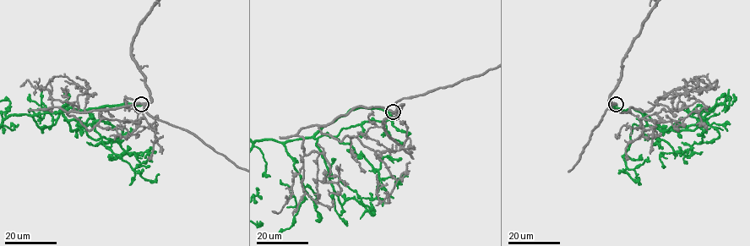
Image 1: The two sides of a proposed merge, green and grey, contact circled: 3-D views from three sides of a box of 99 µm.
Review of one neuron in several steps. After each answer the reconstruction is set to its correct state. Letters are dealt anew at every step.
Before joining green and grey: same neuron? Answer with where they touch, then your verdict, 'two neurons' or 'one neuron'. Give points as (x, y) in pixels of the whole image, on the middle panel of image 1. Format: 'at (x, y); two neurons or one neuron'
at (393, 112); two neurons

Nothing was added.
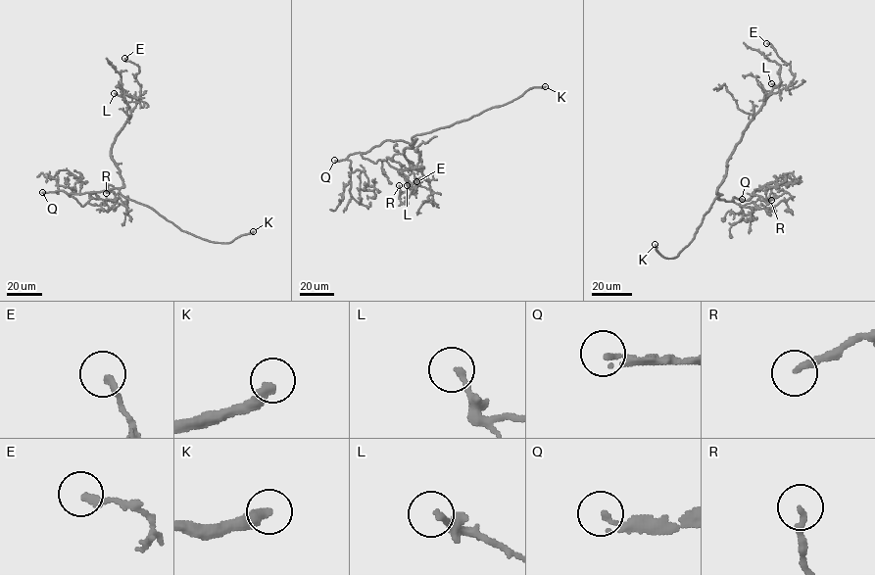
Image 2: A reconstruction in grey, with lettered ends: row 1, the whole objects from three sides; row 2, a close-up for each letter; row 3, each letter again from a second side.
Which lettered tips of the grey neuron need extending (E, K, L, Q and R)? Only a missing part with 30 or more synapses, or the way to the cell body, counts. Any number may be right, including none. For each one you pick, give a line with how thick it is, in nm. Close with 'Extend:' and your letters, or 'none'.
K: Thickness 340 nm
Q: Thickness 100 nm
Extend: K, Q

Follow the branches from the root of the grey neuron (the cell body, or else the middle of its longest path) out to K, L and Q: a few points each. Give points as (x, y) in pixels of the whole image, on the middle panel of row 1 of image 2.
K: (415, 140), (412, 138), (508, 104), (533, 87), (545, 86)
L: (415, 140), (403, 154), (423, 177), (416, 187), (407, 185)
Q: (415, 140), (411, 143), (384, 140), (365, 152), (350, 154), (344, 160), (334, 160)

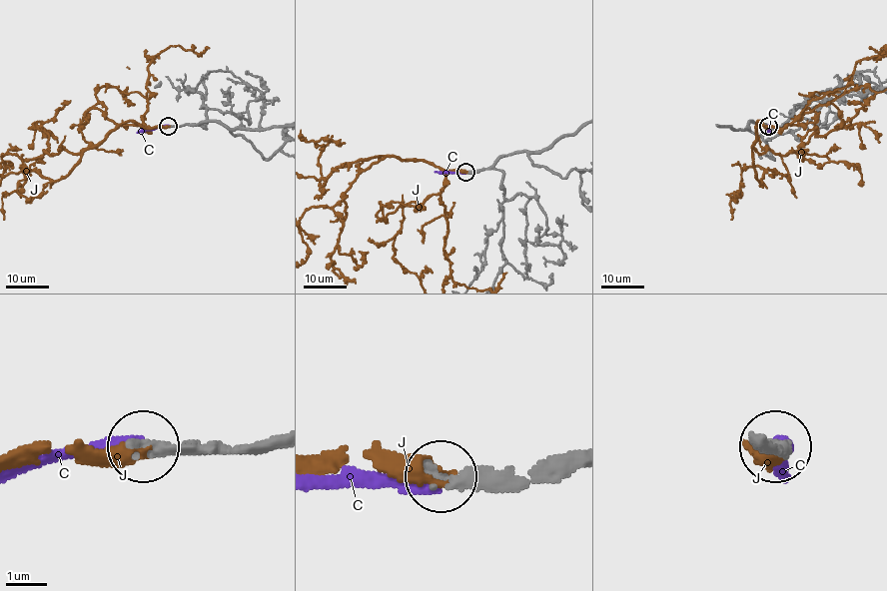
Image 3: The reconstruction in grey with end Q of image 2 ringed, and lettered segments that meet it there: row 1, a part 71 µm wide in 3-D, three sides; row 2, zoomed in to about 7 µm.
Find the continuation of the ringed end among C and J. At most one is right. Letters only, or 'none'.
J

